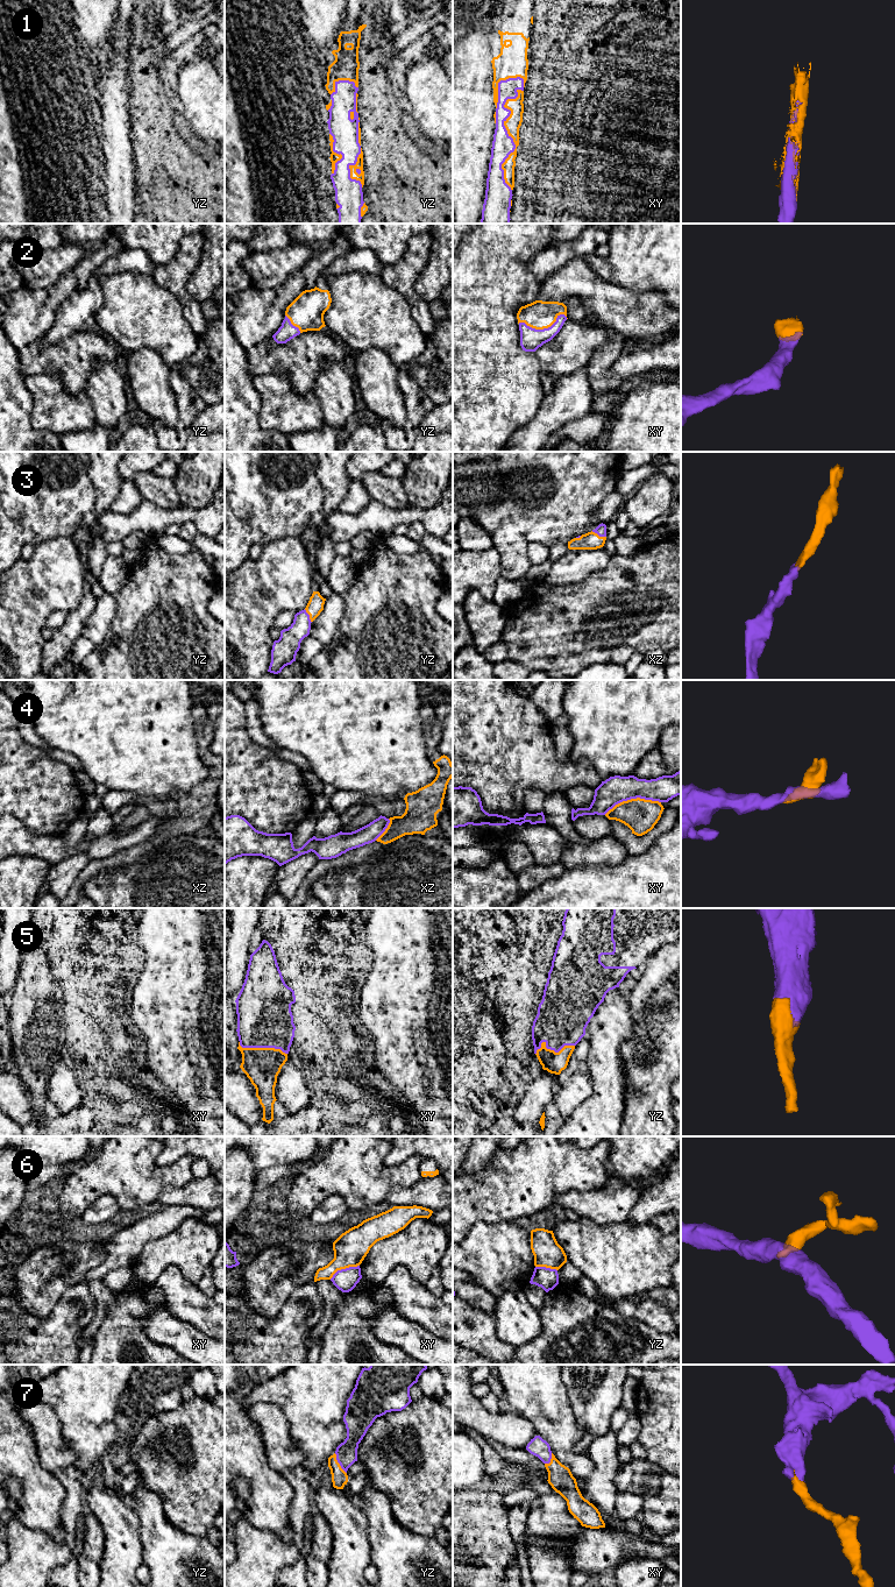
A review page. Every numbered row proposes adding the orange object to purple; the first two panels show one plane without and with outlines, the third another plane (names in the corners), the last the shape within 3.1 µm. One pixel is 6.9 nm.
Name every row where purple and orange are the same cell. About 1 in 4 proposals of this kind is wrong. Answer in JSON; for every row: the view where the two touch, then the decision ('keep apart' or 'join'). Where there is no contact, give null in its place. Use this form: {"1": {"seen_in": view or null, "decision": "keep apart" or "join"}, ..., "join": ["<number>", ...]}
{"1": {"seen_in": "xy", "decision": "join"}, "2": {"seen_in": "xy", "decision": "join"}, "3": {"seen_in": "xz", "decision": "join"}, "4": {"seen_in": "xy", "decision": "keep apart"}, "5": {"seen_in": "xy", "decision": "join"}, "6": {"seen_in": "xy", "decision": "keep apart"}, "7": {"seen_in": "yz", "decision": "join"}, "join": ["1", "2", "3", "5", "7"]}

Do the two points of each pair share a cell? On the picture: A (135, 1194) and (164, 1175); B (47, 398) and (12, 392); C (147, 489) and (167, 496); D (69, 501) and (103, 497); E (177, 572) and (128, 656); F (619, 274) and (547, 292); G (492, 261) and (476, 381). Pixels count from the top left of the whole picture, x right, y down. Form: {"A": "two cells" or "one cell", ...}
{"A": "one cell", "B": "two cells", "C": "one cell", "D": "two cells", "E": "one cell", "F": "two cells", "G": "one cell"}

